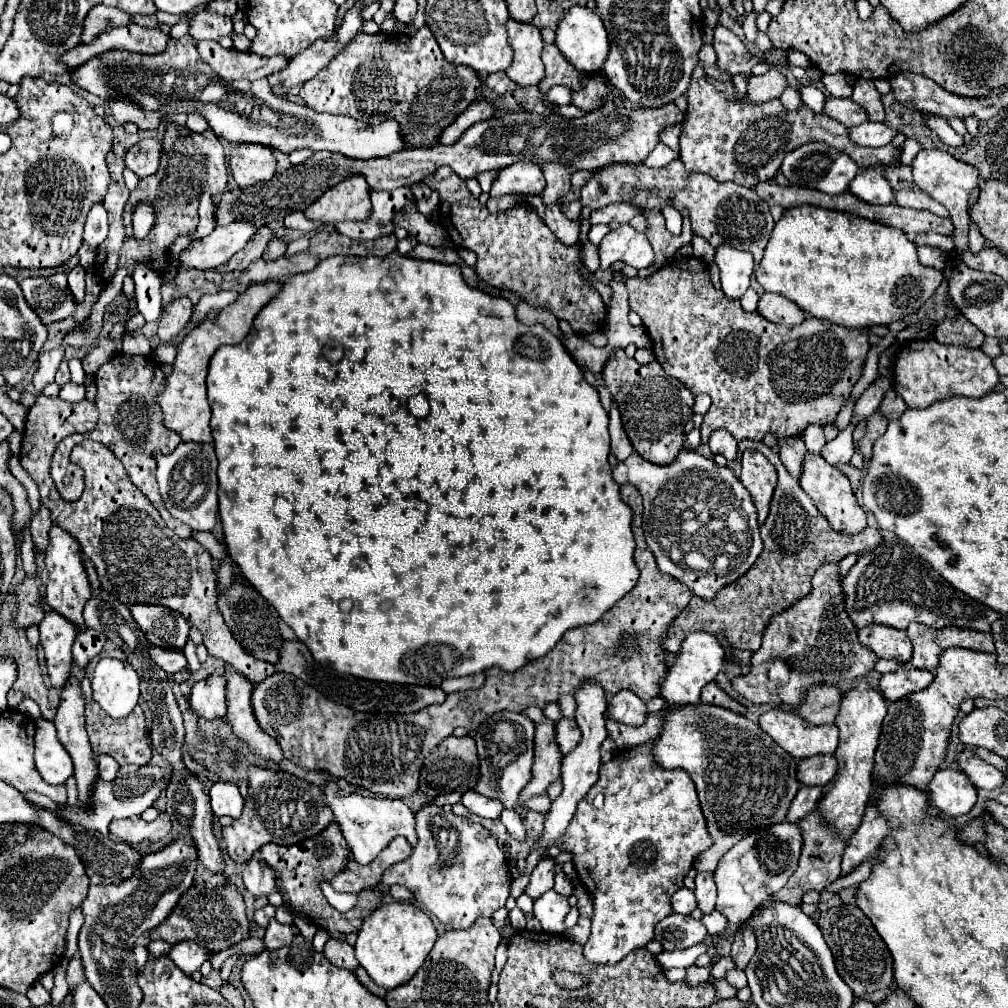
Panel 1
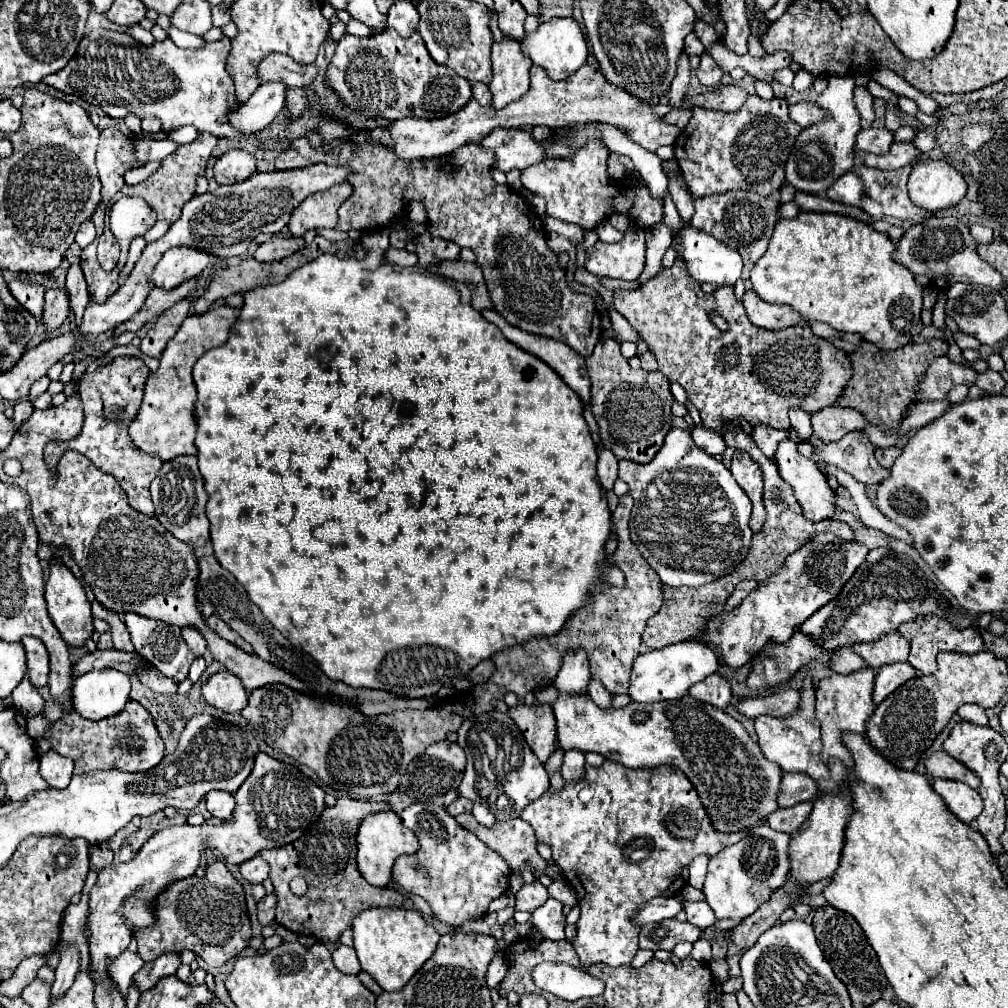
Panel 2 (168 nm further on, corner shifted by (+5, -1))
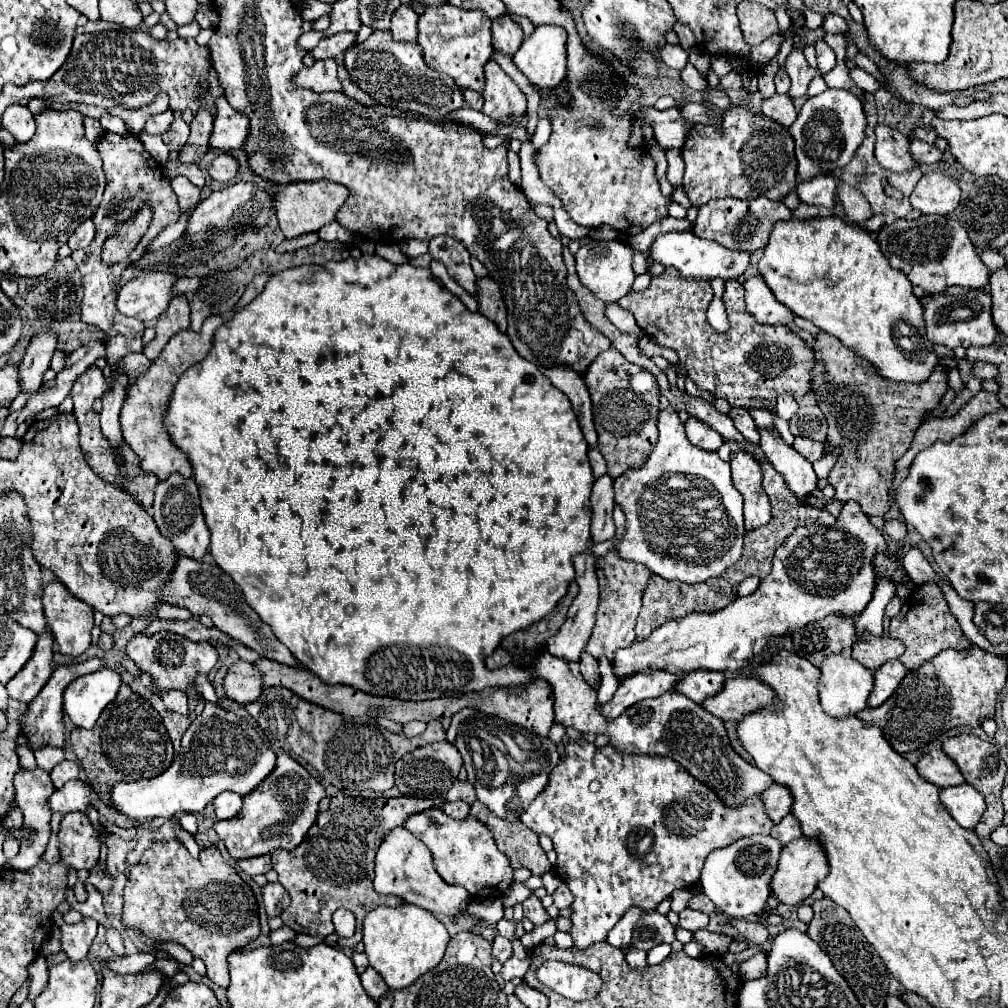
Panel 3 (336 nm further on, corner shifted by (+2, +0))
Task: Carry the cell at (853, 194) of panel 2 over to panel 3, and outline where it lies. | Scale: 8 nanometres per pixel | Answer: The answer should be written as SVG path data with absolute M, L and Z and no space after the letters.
M817 176L811 182L801 182L797 188L799 200L805 204L815 204L833 210L837 202L837 178L835 176Z

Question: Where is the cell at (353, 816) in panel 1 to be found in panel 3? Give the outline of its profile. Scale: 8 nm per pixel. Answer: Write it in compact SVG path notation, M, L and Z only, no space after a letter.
M403 826L391 830L379 844L375 856L373 886L379 894L395 894L401 896L405 902L445 916L457 916L471 902L471 896L463 886L451 886L437 874L431 850Z

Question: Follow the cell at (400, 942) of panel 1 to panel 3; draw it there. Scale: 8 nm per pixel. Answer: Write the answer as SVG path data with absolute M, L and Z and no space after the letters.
M401 904L397 908L379 906L363 920L365 954L369 964L383 976L391 990L407 988L427 970L435 968L445 954L447 942L449 934L443 922L439 922L431 912L413 904Z

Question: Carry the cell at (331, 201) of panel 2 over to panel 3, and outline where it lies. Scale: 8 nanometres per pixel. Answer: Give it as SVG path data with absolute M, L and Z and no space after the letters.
M317 180L317 182L293 182L279 186L279 204L277 204L277 220L287 238L297 238L307 232L317 232L325 224L335 220L335 214L349 198L349 190L343 184L331 180Z

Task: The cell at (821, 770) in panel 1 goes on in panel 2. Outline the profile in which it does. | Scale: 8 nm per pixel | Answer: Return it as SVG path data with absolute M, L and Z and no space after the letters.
M784 773L780 783L780 793L776 797L778 807L792 807L800 801L810 801L816 797L816 783L804 773Z

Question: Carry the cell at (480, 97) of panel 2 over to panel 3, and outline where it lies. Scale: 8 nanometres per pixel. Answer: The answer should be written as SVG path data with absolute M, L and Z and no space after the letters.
M463 90L463 96L465 96L465 104L475 108L475 110L481 110L483 108L483 96L481 92L473 92L473 90Z

